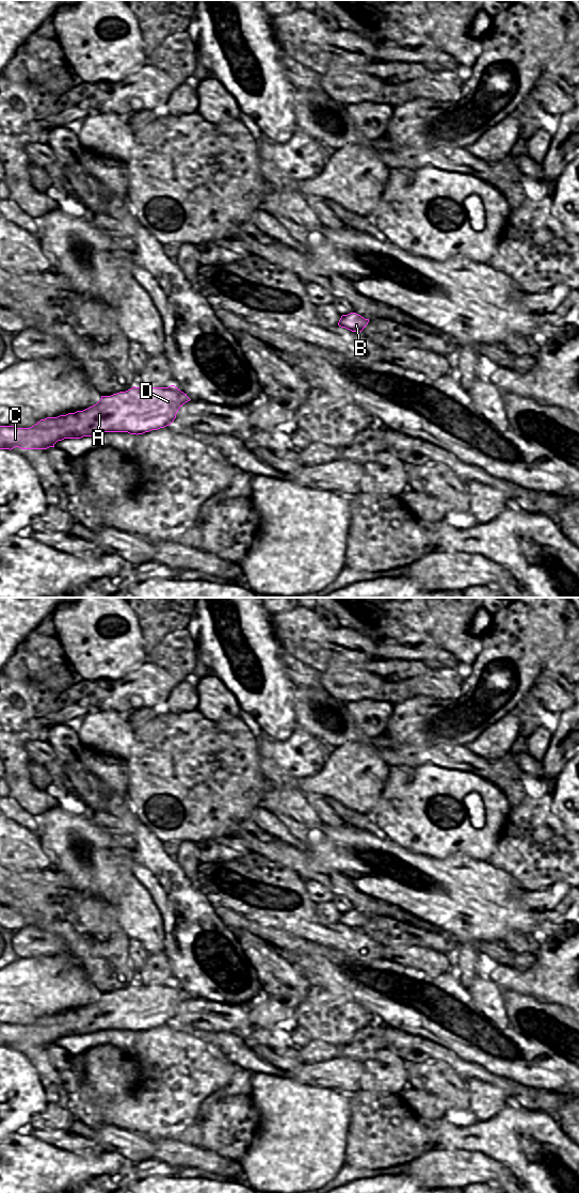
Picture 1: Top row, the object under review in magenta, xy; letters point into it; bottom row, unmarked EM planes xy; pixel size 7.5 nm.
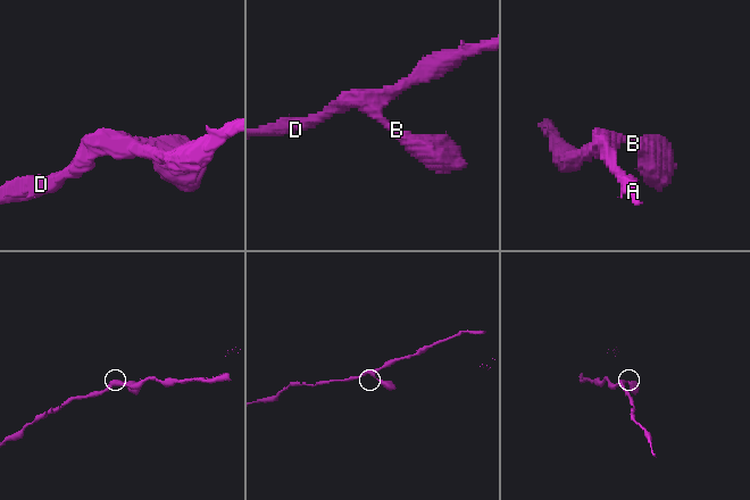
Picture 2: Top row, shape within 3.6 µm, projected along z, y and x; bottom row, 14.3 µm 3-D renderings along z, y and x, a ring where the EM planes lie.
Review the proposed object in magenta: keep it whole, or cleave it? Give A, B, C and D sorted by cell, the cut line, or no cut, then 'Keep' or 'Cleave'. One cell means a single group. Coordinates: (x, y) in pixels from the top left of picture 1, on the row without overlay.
Groups: A B C D. No split. Keep.

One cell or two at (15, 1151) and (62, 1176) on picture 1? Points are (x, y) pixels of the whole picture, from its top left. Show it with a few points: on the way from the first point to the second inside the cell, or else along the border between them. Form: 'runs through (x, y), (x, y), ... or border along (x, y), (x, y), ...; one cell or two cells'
runs through (27, 1163), (36, 1173), (50, 1173); one cell

